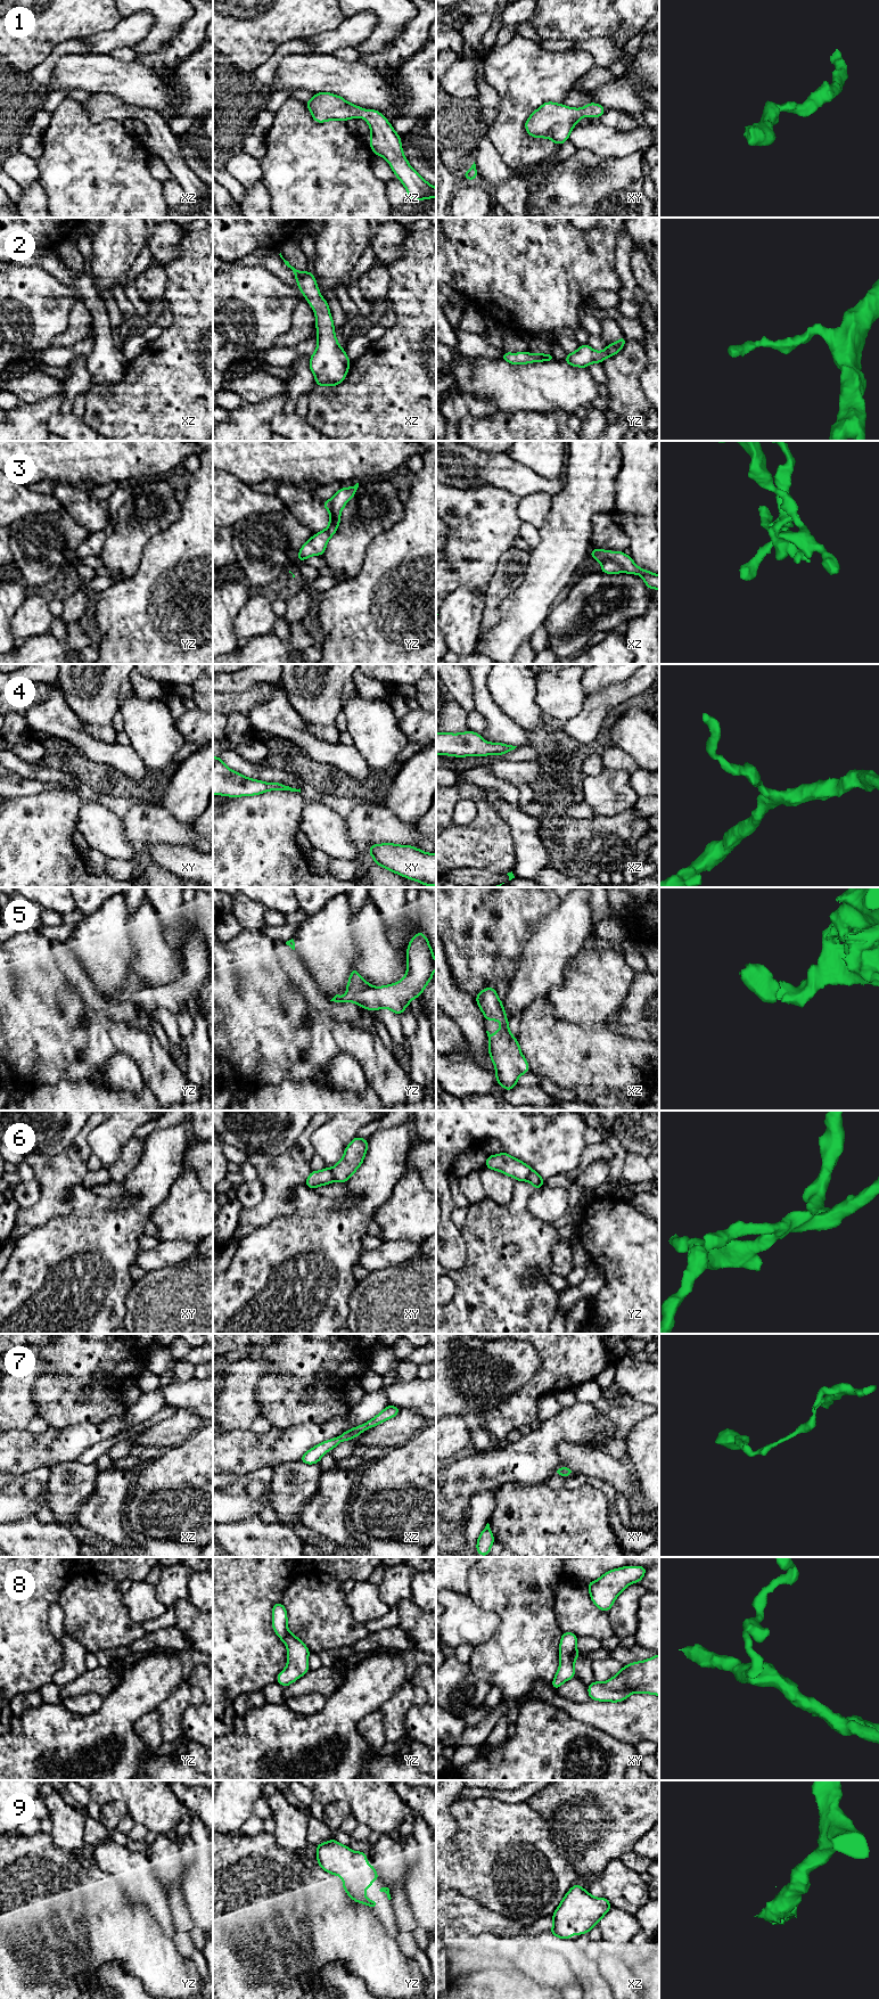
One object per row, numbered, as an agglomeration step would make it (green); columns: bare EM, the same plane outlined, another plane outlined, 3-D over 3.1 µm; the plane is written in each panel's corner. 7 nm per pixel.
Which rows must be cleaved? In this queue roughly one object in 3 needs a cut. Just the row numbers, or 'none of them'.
3, 6

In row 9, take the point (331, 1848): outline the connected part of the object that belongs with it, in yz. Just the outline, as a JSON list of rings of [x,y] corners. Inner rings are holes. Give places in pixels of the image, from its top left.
[[[335,1838],[315,1848],[319,1866],[325,1871],[344,1878],[342,1885],[352,1900],[370,1908],[379,1906],[378,1901],[371,1901],[364,1895],[364,1891],[371,1886],[372,1882],[380,1879],[373,1865],[367,1863],[367,1853],[354,1852]]]

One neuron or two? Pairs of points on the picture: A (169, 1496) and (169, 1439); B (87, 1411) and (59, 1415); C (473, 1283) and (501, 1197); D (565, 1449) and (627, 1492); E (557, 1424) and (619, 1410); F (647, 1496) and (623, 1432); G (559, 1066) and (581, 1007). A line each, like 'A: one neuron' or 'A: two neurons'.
A: two neurons
B: one neuron
C: two neurons
D: one neuron
E: two neurons
F: two neurons
G: two neurons

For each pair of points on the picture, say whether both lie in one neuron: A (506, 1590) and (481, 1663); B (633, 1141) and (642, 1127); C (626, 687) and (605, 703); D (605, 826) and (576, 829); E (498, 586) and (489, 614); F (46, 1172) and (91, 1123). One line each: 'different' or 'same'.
A: same
B: same
C: same
D: same
E: same
F: same

